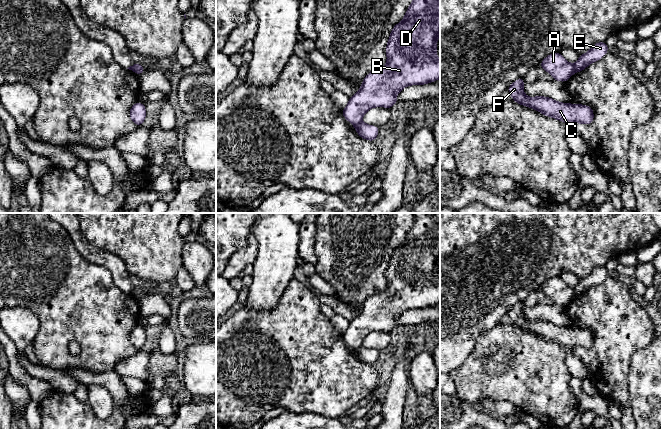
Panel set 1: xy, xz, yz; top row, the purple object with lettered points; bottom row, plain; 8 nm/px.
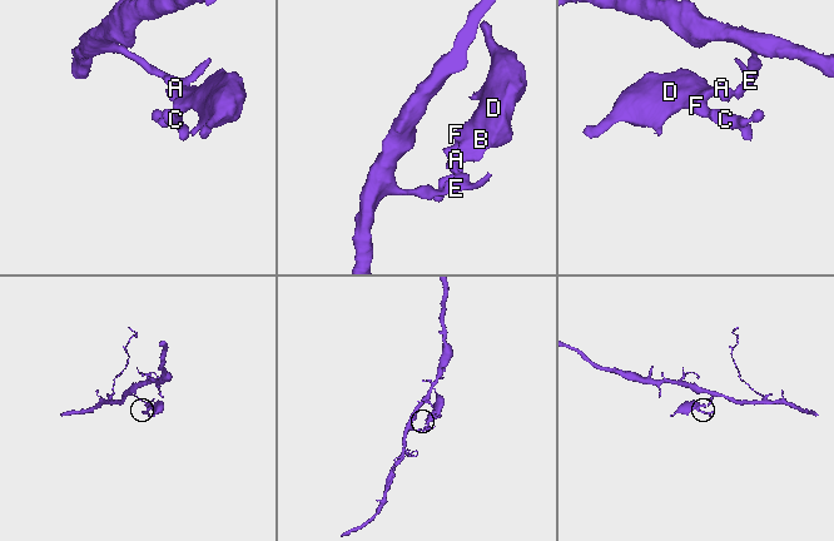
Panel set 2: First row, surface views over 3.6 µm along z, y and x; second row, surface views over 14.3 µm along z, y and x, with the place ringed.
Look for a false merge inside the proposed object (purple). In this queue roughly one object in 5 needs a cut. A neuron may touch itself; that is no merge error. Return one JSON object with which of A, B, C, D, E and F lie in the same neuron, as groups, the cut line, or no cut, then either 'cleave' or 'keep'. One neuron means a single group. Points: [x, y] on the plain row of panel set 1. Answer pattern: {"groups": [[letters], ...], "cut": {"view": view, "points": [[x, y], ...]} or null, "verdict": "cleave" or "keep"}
{"groups": [["A", "B", "C", "D", "F"], ["E"]], "cut": {"view": "yz", "points": [[573, 289], [575, 295]]}, "verdict": "cleave"}

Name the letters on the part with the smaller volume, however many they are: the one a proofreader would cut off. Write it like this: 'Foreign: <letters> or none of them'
Foreign: A, B, C, D, F

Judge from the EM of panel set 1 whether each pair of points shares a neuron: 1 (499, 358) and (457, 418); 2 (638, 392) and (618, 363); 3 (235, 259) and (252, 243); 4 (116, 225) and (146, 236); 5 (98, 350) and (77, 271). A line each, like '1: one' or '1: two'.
1: two
2: two
3: one
4: one
5: one

